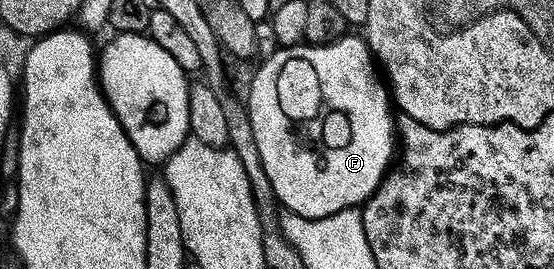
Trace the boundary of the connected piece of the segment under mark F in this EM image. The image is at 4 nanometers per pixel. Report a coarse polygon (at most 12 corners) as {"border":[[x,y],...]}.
{"border":[[367,39],[278,47],[246,107],[279,207],[363,205],[394,160]]}

